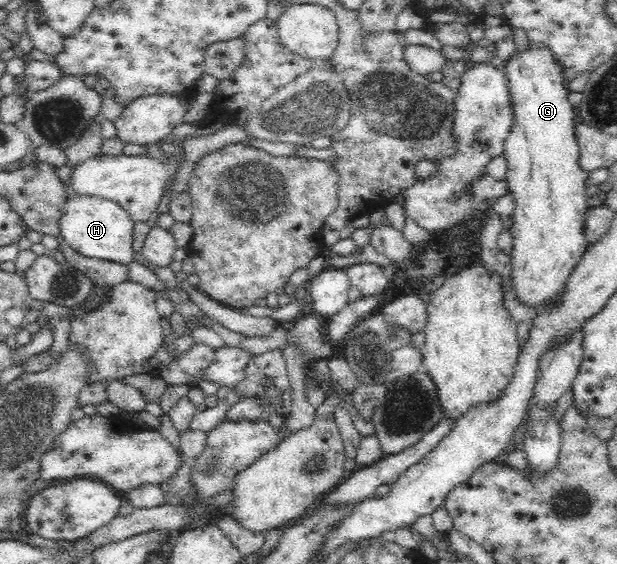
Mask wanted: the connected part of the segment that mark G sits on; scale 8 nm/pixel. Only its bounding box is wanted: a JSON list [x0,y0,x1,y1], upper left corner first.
[503,45,589,308]

